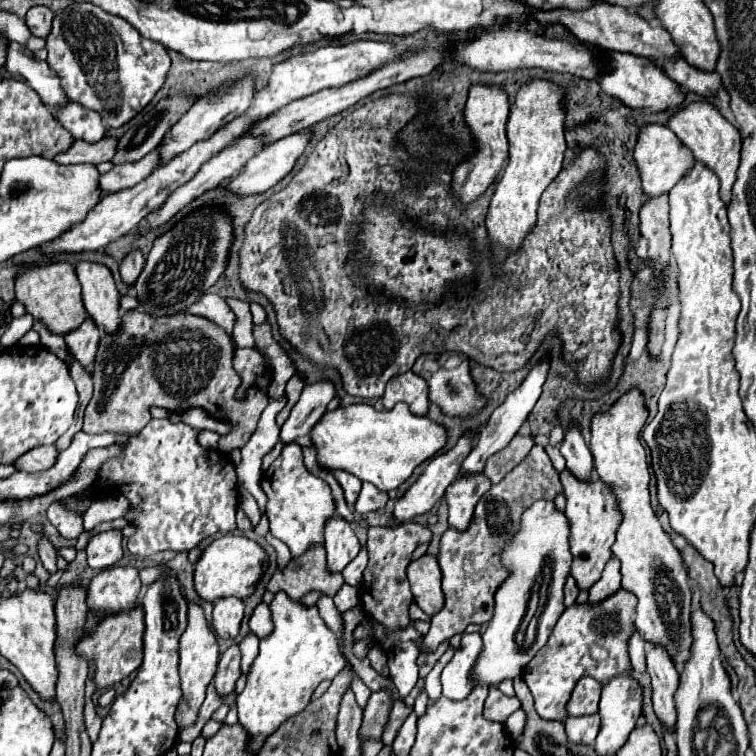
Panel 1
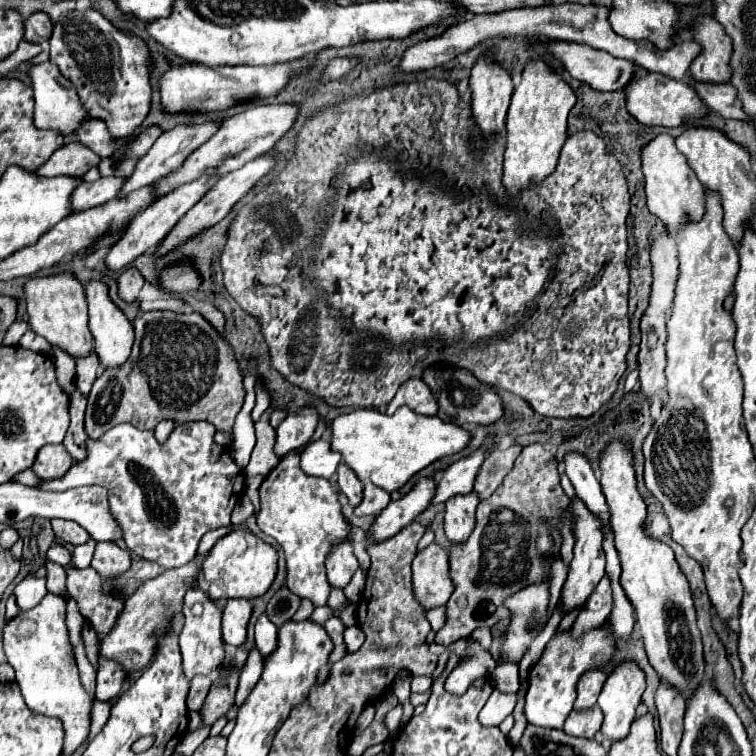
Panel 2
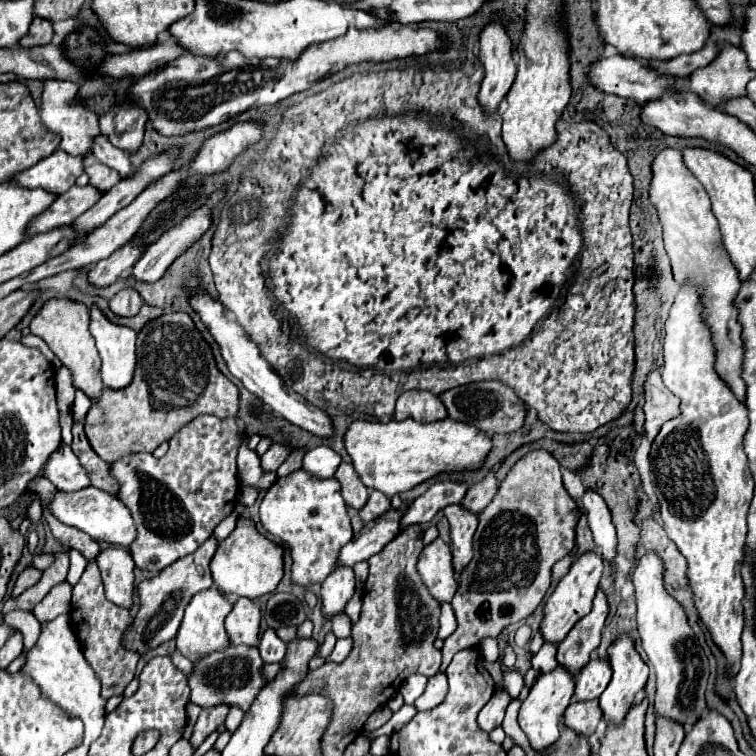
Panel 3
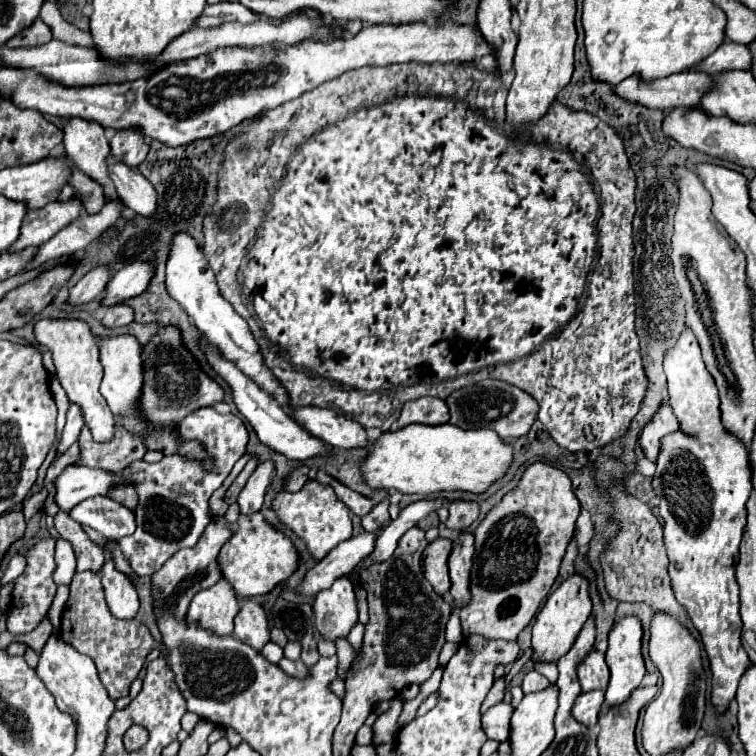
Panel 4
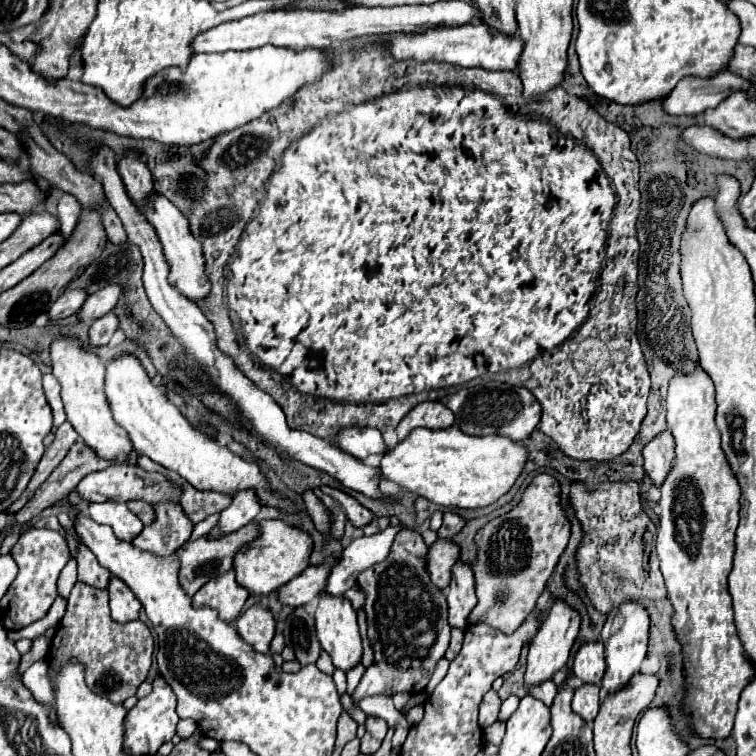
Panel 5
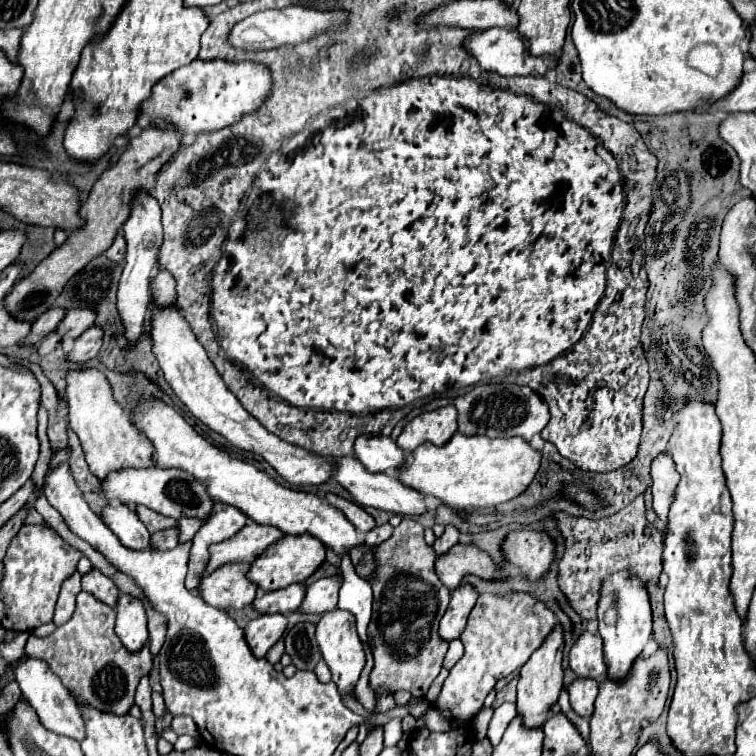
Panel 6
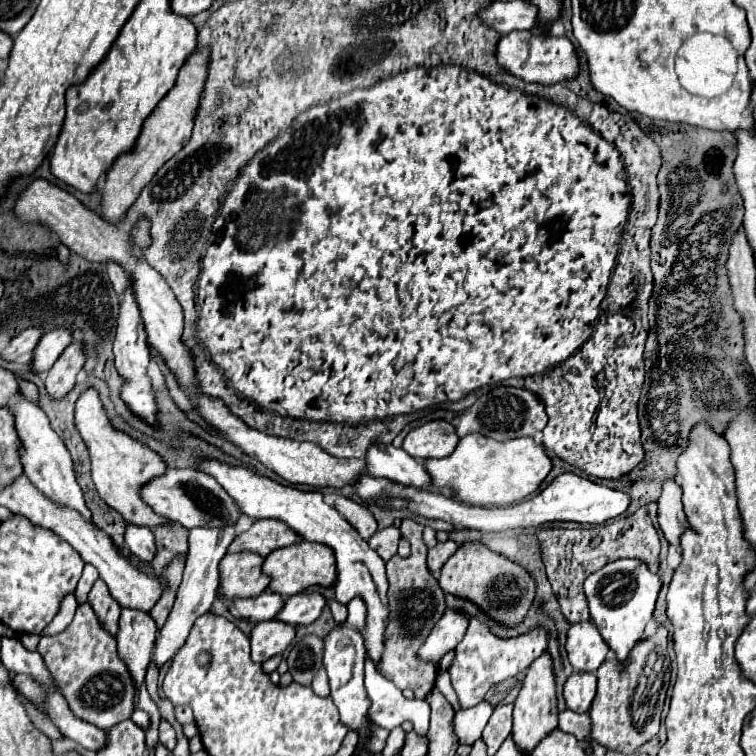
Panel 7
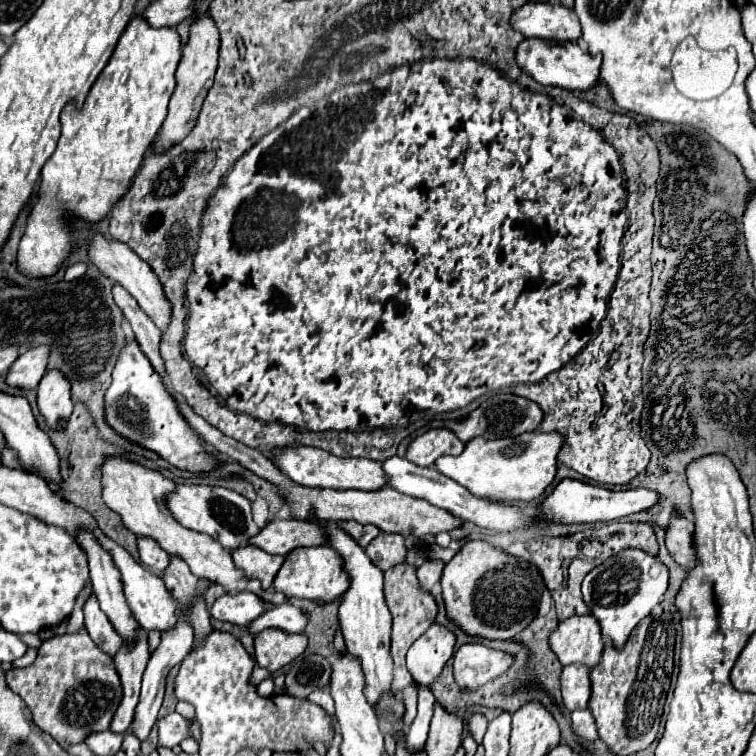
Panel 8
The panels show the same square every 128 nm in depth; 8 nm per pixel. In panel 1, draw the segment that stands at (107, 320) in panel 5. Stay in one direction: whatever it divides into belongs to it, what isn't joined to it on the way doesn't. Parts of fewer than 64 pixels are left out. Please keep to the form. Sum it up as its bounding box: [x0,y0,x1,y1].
[120,250,144,286]

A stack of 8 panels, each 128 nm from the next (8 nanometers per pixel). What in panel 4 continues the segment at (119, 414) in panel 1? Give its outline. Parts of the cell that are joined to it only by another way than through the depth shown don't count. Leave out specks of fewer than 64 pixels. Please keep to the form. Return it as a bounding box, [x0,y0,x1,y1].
[74,326,224,472]

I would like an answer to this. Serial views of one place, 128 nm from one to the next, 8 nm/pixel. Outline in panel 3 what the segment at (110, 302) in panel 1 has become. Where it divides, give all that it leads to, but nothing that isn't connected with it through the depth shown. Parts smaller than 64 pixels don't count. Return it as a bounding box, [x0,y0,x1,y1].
[90,306,136,390]

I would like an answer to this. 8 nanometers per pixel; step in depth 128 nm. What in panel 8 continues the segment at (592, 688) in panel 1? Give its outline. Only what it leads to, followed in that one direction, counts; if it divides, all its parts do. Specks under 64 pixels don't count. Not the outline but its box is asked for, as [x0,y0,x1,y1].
[550,614,604,668]

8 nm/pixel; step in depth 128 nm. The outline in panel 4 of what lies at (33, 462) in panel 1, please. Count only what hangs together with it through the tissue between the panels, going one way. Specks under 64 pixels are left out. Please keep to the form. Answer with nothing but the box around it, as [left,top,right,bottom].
[56,466,132,512]

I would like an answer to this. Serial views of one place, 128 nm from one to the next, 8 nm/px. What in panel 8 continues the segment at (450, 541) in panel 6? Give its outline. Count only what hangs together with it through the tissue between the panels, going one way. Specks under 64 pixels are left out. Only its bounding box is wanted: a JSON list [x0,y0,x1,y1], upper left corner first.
[418,560,444,592]

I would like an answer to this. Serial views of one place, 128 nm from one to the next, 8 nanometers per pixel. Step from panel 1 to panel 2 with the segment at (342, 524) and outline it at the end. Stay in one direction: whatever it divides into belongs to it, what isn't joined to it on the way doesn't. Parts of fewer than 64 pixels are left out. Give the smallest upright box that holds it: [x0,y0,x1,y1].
[326,540,358,588]

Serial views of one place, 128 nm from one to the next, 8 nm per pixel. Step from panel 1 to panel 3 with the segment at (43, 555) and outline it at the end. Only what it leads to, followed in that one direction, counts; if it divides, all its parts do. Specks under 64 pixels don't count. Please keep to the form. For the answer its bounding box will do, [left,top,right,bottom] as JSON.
[34,582,72,624]

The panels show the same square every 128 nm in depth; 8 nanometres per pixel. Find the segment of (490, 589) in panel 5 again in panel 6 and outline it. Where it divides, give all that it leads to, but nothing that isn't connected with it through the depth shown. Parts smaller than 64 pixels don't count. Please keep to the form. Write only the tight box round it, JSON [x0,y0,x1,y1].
[502,532,554,582]

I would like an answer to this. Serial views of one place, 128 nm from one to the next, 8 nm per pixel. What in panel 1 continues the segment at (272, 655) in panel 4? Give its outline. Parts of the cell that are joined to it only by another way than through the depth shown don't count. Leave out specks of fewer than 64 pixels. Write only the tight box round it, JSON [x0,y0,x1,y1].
[250,604,272,638]

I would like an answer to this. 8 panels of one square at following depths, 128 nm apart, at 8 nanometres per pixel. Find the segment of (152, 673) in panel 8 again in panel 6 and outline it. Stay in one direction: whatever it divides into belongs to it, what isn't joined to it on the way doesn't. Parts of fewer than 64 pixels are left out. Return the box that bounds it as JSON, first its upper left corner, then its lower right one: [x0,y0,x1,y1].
[186,506,248,590]

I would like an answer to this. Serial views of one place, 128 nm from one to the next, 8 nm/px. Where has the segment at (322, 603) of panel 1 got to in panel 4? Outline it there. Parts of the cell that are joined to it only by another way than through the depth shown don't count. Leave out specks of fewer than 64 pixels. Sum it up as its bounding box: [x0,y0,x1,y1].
[274,480,352,560]

